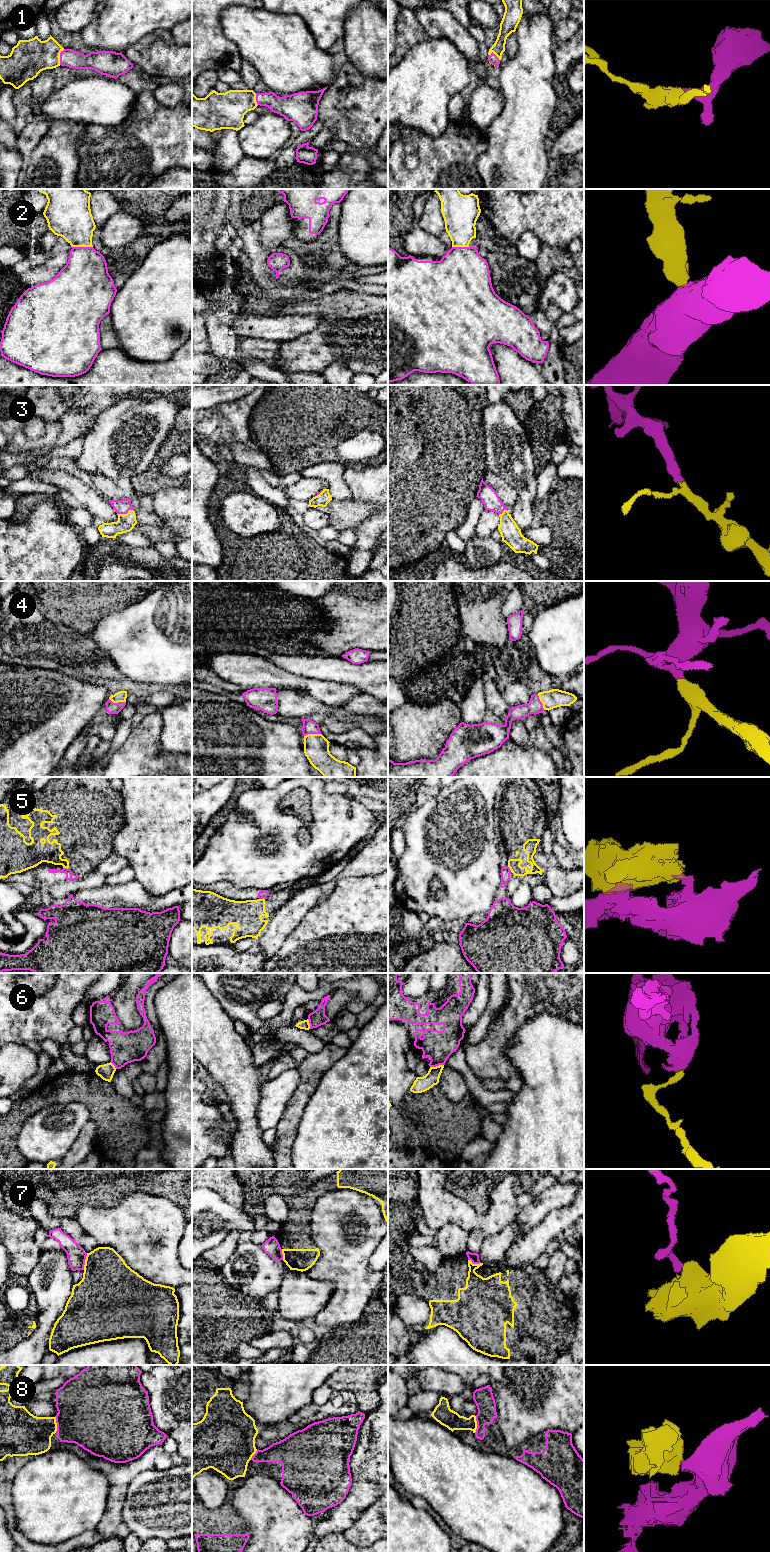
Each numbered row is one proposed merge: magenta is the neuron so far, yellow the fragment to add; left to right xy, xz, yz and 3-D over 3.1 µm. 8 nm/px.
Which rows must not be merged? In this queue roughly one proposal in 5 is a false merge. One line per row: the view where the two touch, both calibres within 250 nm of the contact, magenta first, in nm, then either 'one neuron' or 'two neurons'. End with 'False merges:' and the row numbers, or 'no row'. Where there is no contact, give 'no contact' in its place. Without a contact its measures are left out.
1: xy | 140/280 nm | one neuron
2: xy | 380/320 nm | one neuron
3: xy | 110/140 nm | one neuron
4: xy | 100/90 nm | one neuron
5: yz | 80/100 nm | two neurons
6: yz | 240/120 nm | two neurons
7: xy | 160/400 nm | two neurons
8: yz | 160/150 nm | one neuron
False merges: 5, 6, 7

